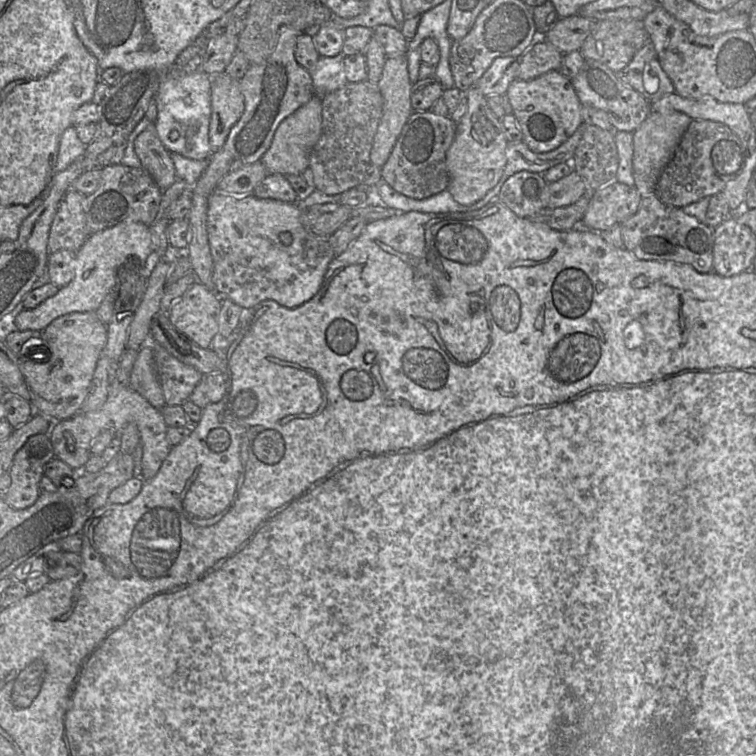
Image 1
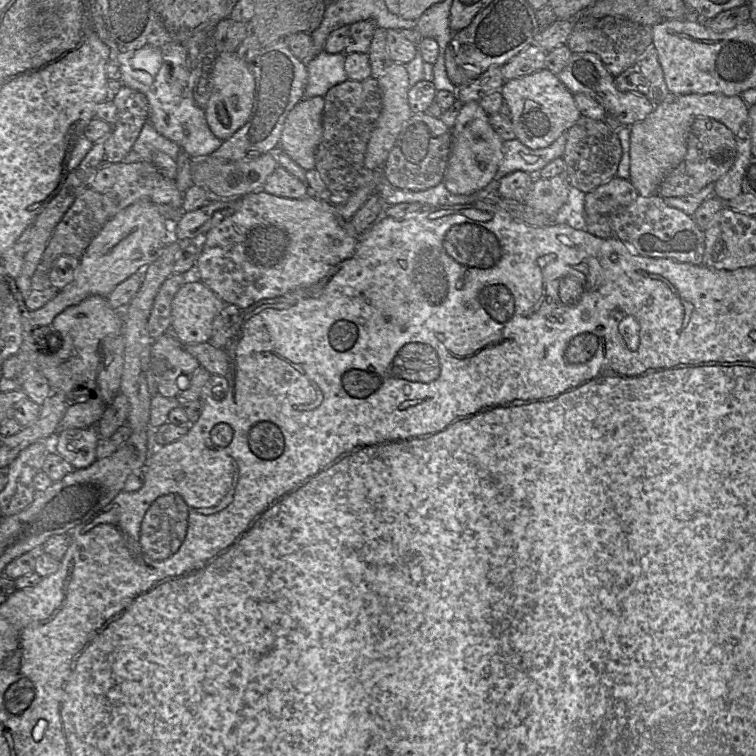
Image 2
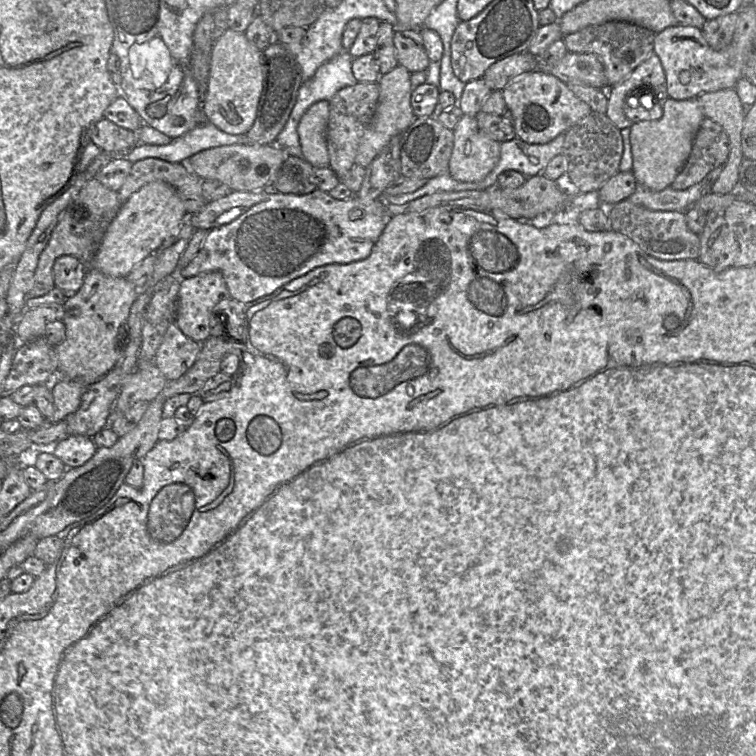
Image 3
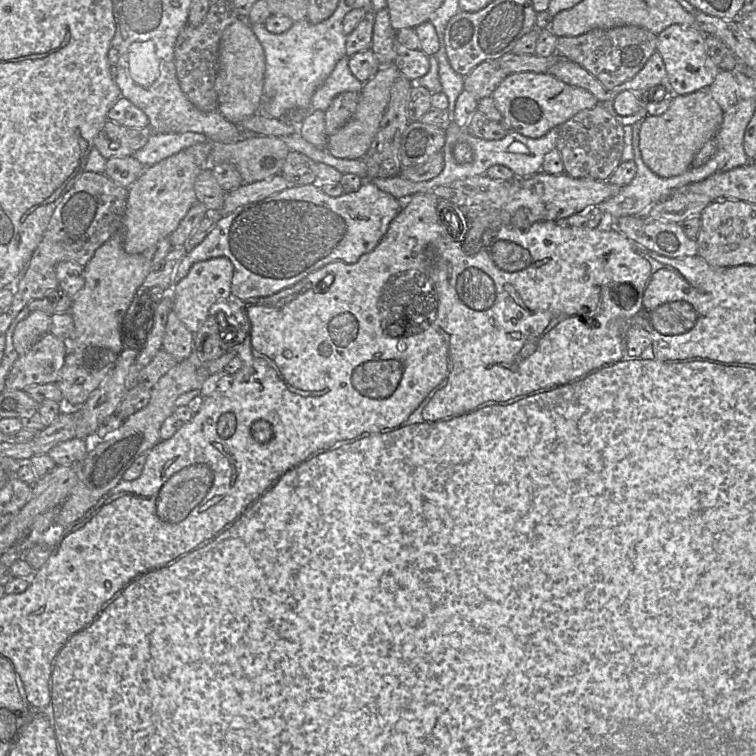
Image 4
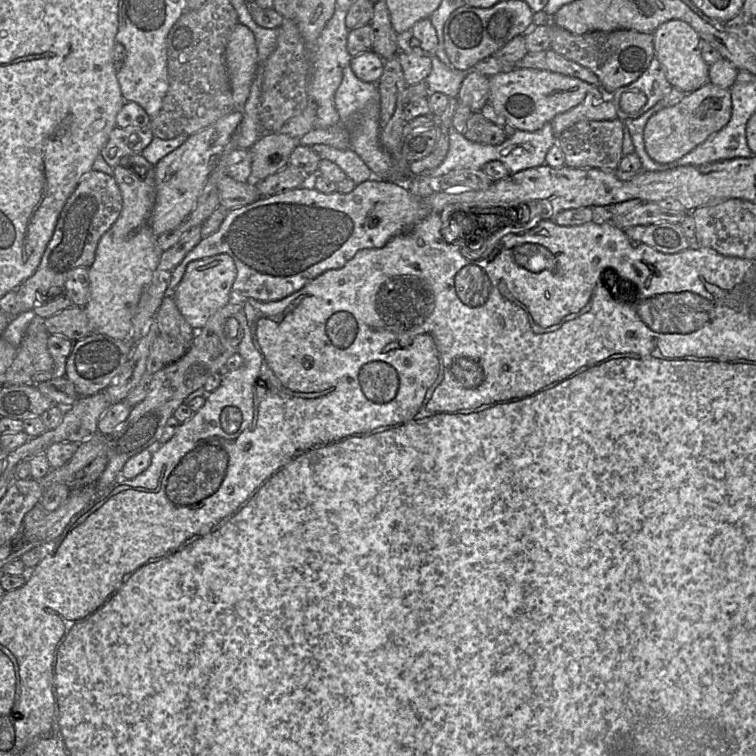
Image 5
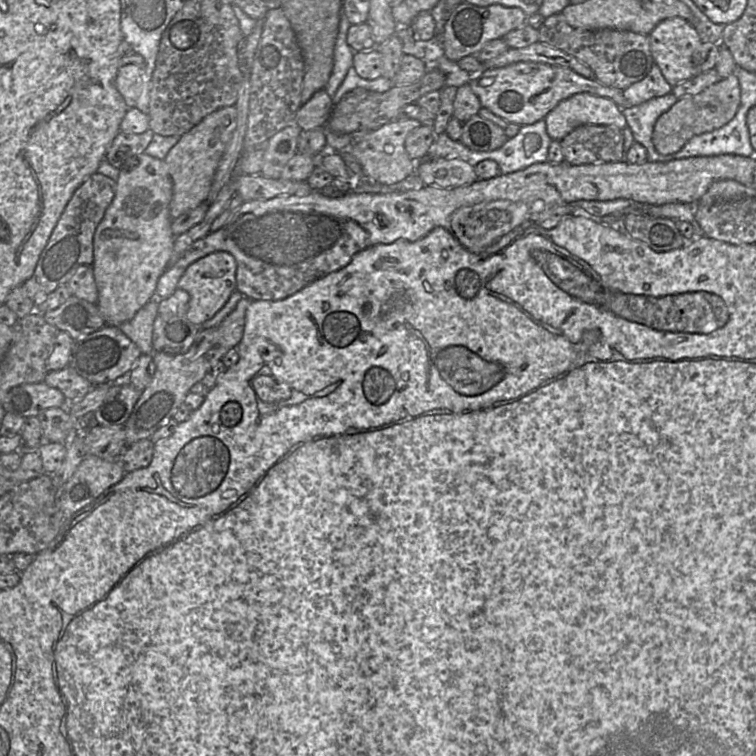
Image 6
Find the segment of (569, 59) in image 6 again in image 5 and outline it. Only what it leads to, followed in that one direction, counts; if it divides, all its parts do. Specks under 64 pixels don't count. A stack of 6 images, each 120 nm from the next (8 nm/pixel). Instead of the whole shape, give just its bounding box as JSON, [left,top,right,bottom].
[515,48,600,87]

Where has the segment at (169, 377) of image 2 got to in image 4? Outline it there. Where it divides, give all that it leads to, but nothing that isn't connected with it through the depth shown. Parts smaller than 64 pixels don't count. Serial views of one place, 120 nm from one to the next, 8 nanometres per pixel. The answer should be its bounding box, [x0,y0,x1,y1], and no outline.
[162,310,194,363]

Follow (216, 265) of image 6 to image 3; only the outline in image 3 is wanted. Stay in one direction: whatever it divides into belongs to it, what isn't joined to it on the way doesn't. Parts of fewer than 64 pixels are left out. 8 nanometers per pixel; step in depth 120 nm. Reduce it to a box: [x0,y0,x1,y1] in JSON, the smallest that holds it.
[175,271,229,343]

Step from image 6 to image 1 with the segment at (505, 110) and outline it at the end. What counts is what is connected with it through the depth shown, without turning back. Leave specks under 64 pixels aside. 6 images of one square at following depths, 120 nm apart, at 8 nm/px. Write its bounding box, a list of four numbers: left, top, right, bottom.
[506,70,581,153]

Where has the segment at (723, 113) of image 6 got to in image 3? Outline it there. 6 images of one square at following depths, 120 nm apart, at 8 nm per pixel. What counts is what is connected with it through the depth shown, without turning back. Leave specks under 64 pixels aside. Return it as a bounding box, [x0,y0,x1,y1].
[630,97,705,191]

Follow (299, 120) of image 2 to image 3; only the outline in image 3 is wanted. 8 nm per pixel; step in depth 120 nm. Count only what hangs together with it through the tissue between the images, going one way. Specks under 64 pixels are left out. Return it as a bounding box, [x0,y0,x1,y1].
[297,101,329,168]

